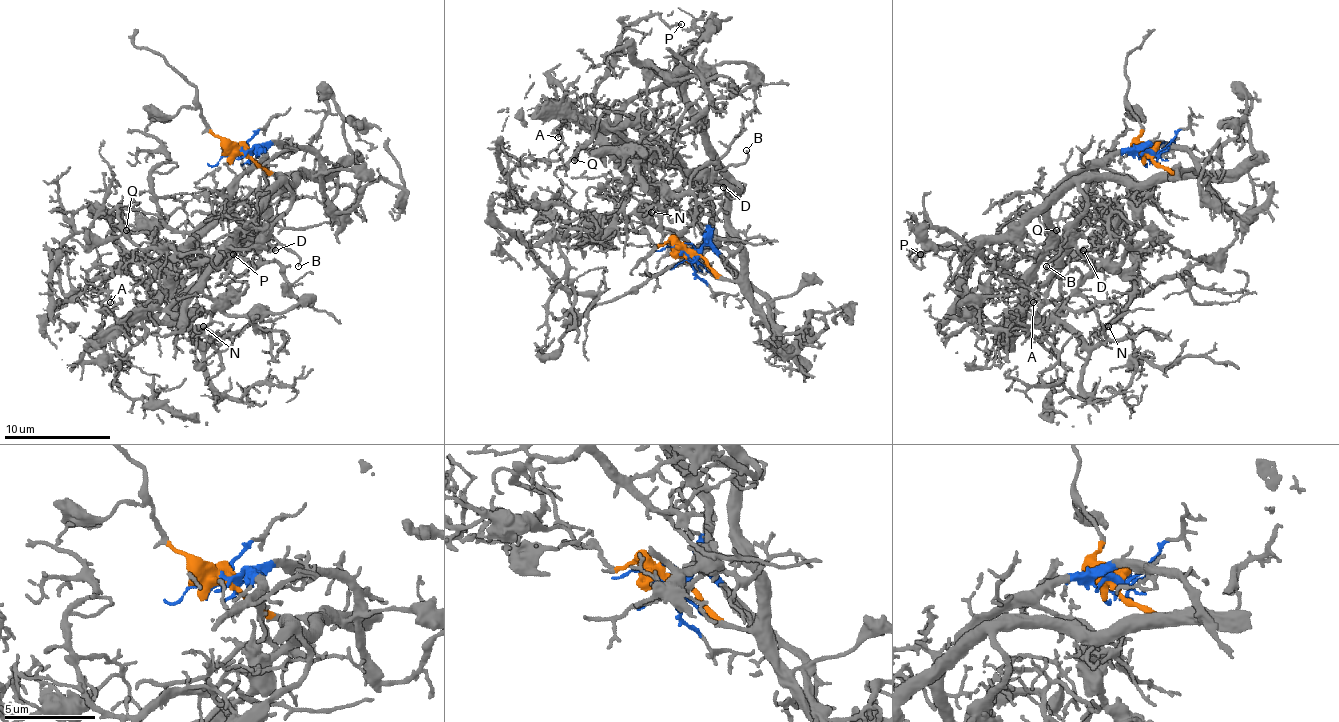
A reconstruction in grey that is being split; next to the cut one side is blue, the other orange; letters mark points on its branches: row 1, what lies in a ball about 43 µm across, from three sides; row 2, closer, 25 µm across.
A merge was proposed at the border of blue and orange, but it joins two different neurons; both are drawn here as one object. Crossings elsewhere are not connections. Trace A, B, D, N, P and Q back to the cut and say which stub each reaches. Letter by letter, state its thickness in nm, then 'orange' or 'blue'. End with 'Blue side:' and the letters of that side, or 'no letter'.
A: 180 nm | blue
B: 120 nm | orange
D: 90 nm | blue
N: 160 nm | blue
P: 200 nm | blue
Q: 130 nm | blue
Blue side: A, D, N, P, Q

